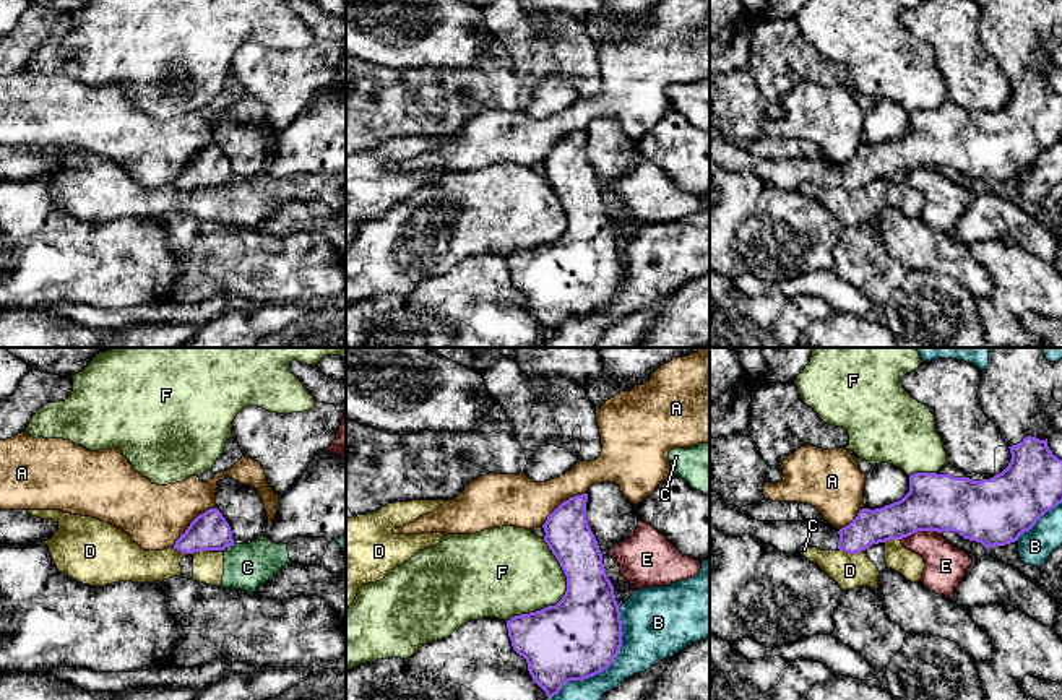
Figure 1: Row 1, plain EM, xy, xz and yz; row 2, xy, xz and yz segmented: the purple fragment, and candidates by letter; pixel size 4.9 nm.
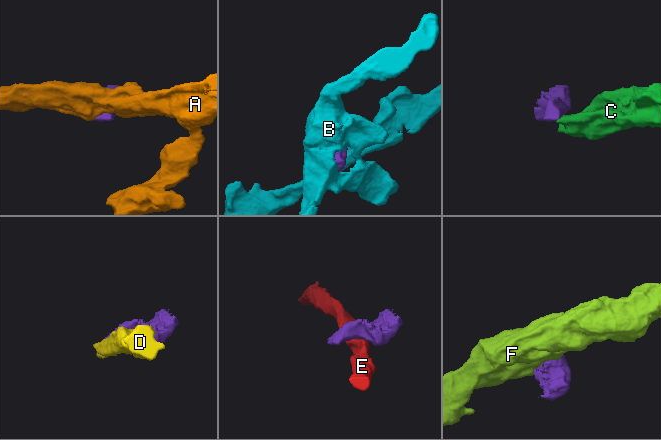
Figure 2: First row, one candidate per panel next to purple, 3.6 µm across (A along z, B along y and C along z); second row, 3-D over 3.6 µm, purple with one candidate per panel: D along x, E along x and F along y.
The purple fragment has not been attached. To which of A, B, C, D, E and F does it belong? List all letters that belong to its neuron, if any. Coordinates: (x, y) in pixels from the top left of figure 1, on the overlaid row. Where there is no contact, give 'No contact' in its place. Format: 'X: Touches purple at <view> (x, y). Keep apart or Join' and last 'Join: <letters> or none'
A: Touches purple at xy (190, 523). Keep apart
B: Touches purple at xz (608, 666). Keep apart
C: Touches purple at xy (228, 546). Keep apart
D: Touches purple at xy (190, 553). Keep apart
E: Touches purple at yz (919, 530). Keep apart
F: Touches purple at xz (562, 596). Keep apart
Join: none

